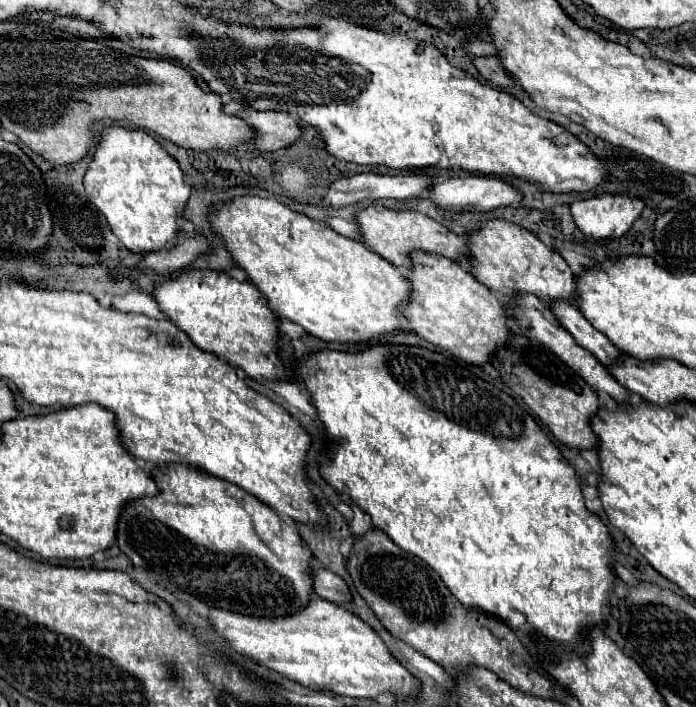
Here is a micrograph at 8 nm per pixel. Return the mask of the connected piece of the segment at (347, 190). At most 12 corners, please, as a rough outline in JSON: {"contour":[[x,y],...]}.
{"contour":[[354,174],[332,182],[324,208],[426,194],[424,176]]}

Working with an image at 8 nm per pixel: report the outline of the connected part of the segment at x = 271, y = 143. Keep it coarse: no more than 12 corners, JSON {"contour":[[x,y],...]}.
{"contour":[[246,108],[238,116],[256,130],[262,152],[298,142],[304,128],[284,112]]}

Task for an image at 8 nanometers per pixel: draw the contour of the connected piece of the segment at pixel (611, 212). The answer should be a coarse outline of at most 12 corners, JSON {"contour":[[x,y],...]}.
{"contour":[[612,194],[570,206],[578,230],[596,240],[624,236],[640,198]]}

